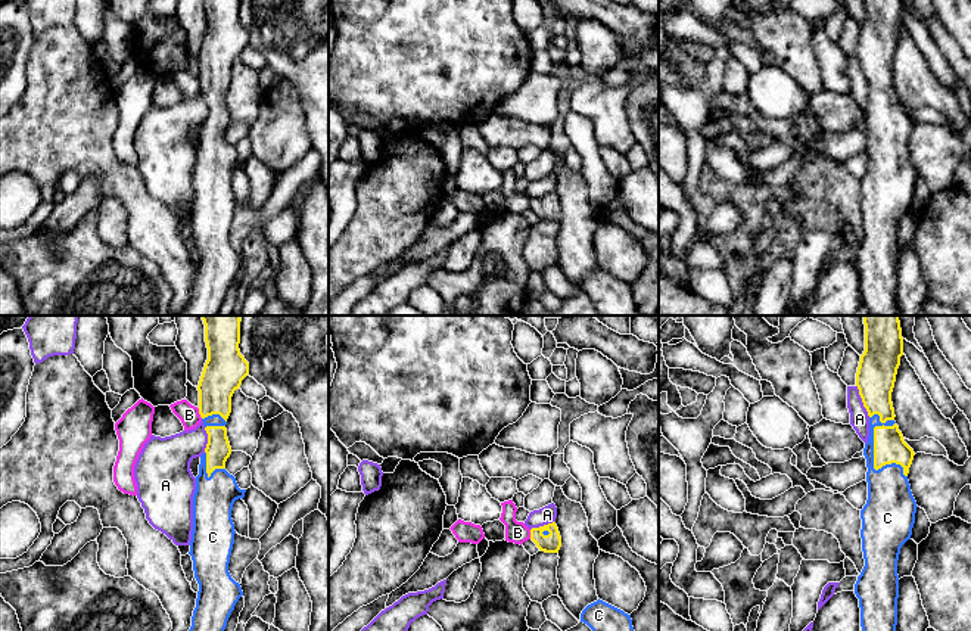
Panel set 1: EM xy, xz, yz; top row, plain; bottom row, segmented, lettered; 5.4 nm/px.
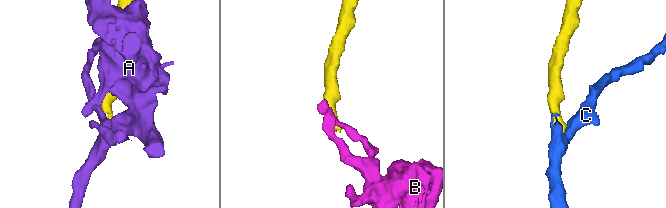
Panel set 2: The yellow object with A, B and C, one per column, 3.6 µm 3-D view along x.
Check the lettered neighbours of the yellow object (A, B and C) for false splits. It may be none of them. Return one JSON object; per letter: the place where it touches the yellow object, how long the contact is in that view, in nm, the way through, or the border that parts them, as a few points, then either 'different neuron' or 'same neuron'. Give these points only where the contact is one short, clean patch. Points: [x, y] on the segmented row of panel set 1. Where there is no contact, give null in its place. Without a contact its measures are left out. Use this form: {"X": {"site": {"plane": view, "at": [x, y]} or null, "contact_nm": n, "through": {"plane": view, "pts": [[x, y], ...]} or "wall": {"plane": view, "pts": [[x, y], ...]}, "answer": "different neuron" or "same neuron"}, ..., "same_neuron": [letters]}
{"A": {"site": {"plane": "yz", "at": [862, 401]}, "contact_nm": 190, "answer": "different neuron"}, "B": {"site": {"plane": "xy", "at": [199, 413]}, "contact_nm": 60, "wall": {"plane": "xy", "pts": [[198, 409], [202, 417]]}, "answer": "different neuron"}, "C": {"site": {"plane": "yz", "at": [874, 457]}, "contact_nm": 400, "through": {"plane": "yz", "pts": [[889, 445], [874, 457], [890, 500]]}, "answer": "same neuron"}, "same_neuron": ["C"]}

